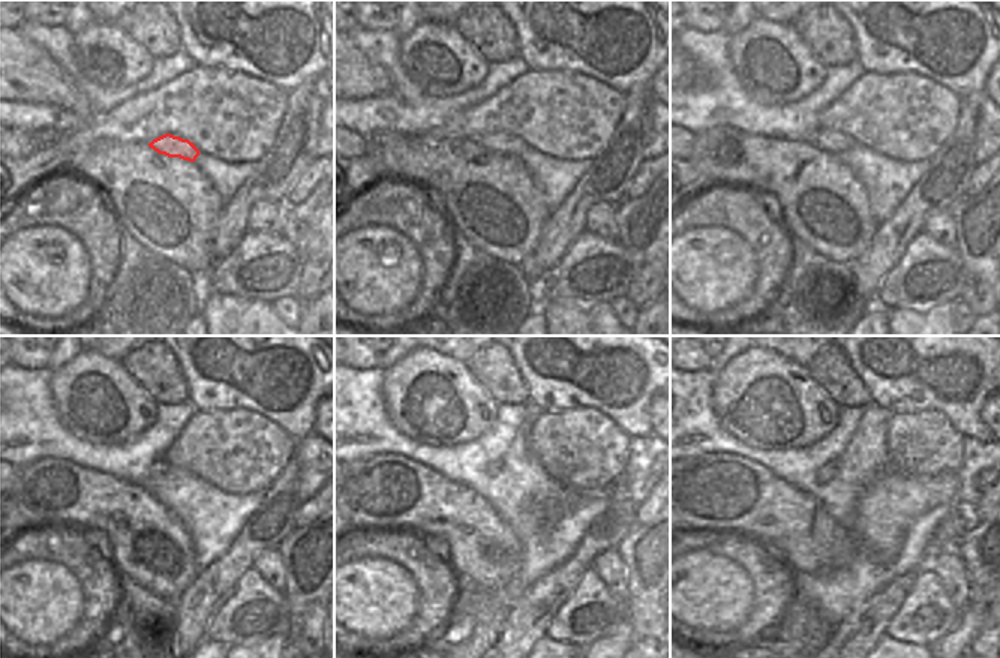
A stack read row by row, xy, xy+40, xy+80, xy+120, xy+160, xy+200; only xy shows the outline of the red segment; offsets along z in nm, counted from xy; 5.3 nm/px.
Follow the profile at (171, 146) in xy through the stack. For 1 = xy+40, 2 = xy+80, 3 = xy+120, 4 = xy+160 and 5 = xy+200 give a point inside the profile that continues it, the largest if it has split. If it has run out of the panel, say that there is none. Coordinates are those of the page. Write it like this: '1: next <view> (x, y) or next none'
1: next xy+40 (502, 143)
2: next xy+80 (832, 141)
3: next xy+120 (159, 468)
4: next xy+160 (494, 469)
5: next xy+200 (826, 472)

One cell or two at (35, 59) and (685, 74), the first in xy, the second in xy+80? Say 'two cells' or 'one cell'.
one cell

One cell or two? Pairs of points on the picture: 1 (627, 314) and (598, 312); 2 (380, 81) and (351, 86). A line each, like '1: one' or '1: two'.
1: two
2: one

